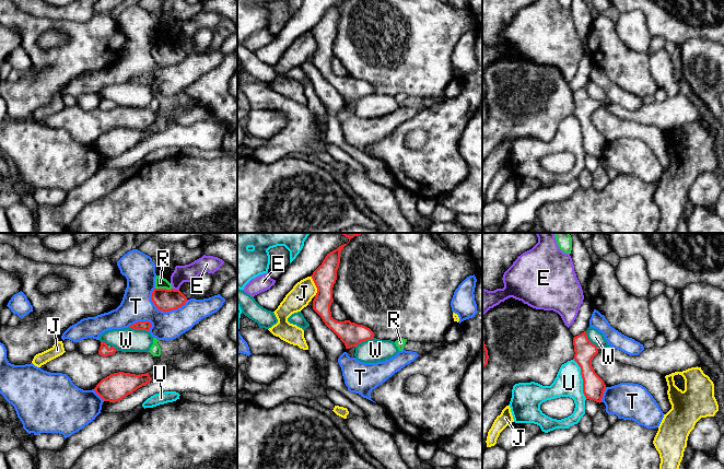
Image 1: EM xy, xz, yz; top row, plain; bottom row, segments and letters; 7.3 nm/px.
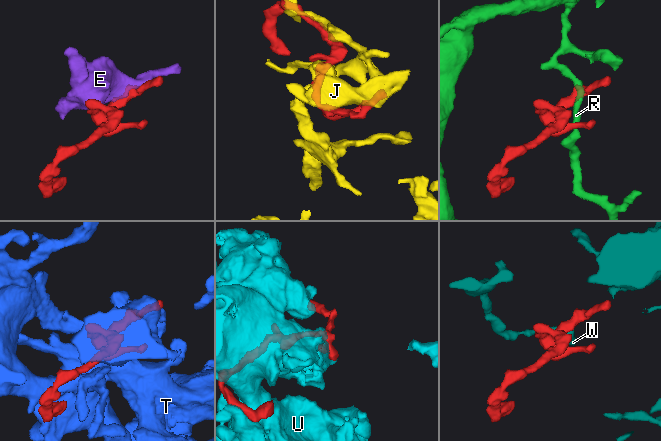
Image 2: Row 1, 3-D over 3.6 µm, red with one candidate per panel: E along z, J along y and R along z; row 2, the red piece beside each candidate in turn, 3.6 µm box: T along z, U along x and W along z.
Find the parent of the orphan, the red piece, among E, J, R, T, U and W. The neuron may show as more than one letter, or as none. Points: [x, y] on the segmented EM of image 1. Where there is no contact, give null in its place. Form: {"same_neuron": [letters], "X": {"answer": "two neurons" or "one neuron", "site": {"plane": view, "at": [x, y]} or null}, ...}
{"same_neuron": [], "E": {"answer": "two neurons", "site": {"plane": "xy", "at": [176, 290]}}, "J": {"answer": "two neurons", "site": {"plane": "xz", "at": [315, 284]}}, "R": {"answer": "two neurons", "site": {"plane": "xy", "at": [164, 289]}}, "T": {"answer": "two neurons", "site": {"plane": "xy", "at": [166, 311]}}, "U": {"answer": "two neurons", "site": {"plane": "yz", "at": [582, 377]}}, "W": {"answer": "two neurons", "site": {"plane": "xy", "at": [138, 329]}}}

